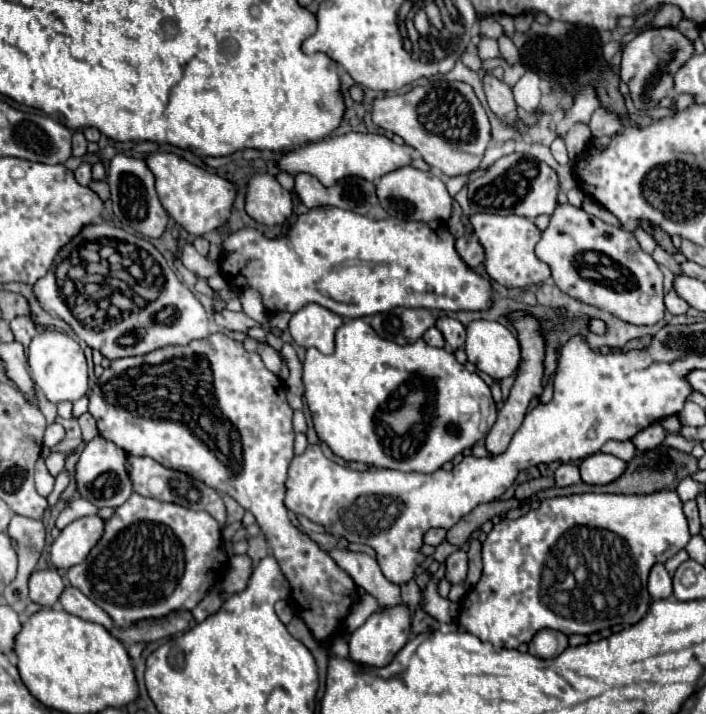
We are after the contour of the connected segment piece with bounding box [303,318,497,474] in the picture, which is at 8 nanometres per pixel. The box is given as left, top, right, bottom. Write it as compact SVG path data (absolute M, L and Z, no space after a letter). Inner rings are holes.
M353 318L337 330L335 352L331 356L323 356L317 348L307 350L303 360L303 384L319 440L343 460L361 462L371 468L431 474L445 462L451 462L459 452L483 440L497 420L497 406L489 386L479 374L459 364L453 352L433 348L423 340L405 346L383 340L363 318ZM411 378L423 378L435 390L433 418L425 442L413 454L401 454L401 460L397 460L389 454L389 448L385 450L377 436L375 414L379 406Z

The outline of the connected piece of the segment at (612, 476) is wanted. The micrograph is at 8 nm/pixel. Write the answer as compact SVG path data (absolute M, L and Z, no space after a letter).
M597 452L583 458L579 472L581 472L581 480L587 484L609 484L611 480L617 480L623 474L625 466L627 464L617 456Z

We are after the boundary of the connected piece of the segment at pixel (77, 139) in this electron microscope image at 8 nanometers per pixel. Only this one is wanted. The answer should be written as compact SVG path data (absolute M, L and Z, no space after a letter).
M75 132L73 134L73 156L81 158L85 152L87 152L87 140L81 132Z

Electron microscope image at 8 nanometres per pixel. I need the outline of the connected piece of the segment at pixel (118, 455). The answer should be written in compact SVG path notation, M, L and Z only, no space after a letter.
M95 436L91 442L85 444L85 448L79 456L79 462L77 462L77 472L75 472L77 492L85 500L93 502L99 508L121 506L133 494L133 486L131 486L131 480L127 476L125 462L127 462L127 452L123 448L105 440L103 436Z

